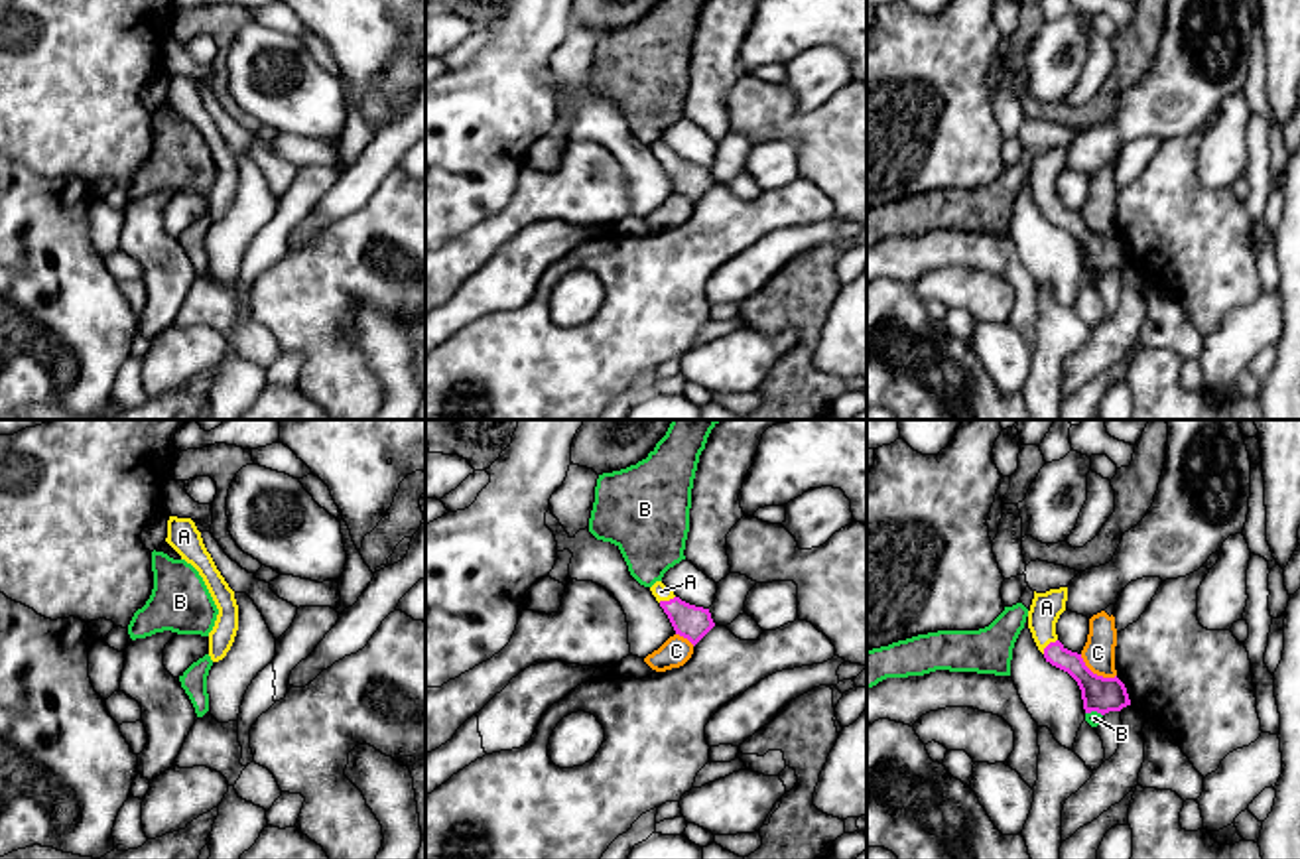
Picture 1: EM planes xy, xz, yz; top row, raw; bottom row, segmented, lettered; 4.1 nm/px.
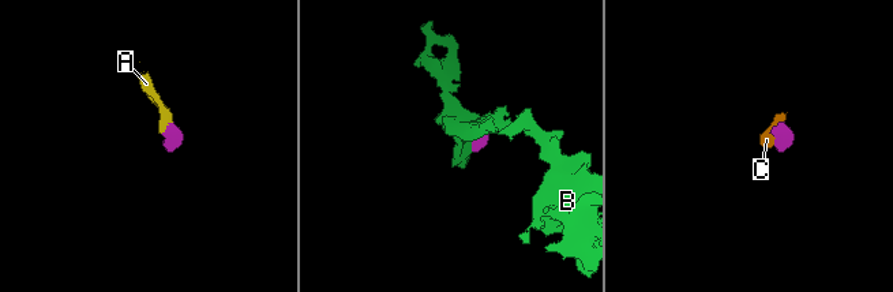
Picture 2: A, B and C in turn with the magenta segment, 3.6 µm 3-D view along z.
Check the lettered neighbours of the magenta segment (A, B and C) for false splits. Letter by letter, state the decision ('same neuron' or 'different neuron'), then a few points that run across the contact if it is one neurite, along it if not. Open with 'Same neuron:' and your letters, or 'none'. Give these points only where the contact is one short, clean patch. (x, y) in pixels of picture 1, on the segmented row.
Same neuron: A
A: same neuron; line yz (1092, 686), (1048, 645), (1046, 607)
B: different neuron; line yz (1086, 712), (1102, 716)
C: different neuron; line yz (1080, 655), (1094, 672), (1115, 676)

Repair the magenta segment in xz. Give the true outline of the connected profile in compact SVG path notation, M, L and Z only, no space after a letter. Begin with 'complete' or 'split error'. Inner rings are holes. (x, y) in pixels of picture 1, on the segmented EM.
split error | M656 581L650 591L668 615L676 634L687 638L693 646L715 627L709 609L682 601L662 581Z

